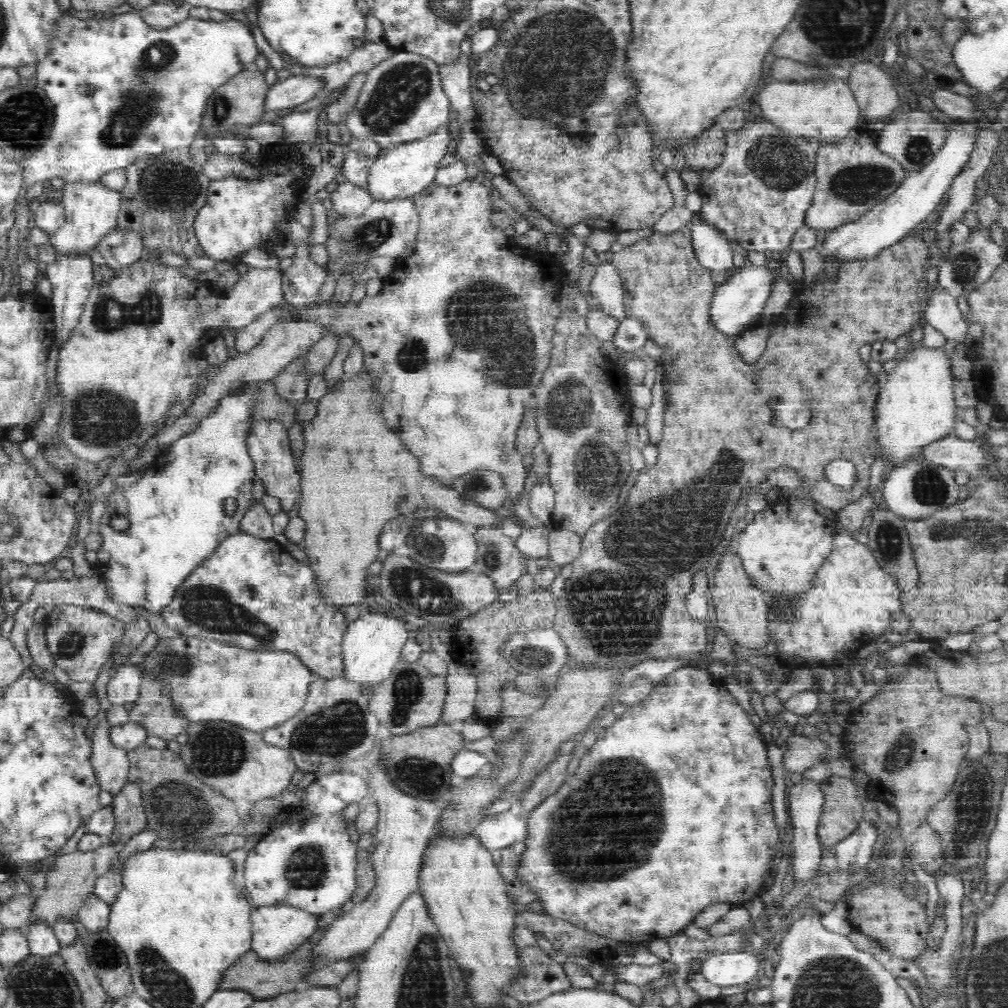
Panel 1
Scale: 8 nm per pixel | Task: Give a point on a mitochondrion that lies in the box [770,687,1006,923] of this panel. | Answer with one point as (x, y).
(971, 801)

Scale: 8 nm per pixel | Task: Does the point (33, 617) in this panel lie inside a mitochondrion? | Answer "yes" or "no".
no

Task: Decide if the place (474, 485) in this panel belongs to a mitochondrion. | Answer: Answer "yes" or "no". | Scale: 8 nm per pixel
yes

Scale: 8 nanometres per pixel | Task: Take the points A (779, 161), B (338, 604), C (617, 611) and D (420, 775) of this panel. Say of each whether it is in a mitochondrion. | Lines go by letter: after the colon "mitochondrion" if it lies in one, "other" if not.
A: mitochondrion
B: other
C: mitochondrion
D: mitochondrion

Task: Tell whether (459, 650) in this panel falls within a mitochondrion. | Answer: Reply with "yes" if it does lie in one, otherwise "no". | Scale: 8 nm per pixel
no

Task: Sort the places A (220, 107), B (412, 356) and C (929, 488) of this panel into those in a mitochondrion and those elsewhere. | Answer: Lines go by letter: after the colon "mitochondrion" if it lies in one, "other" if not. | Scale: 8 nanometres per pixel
A: mitochondrion
B: mitochondrion
C: mitochondrion

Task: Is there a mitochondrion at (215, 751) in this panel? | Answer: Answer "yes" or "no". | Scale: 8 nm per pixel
yes

